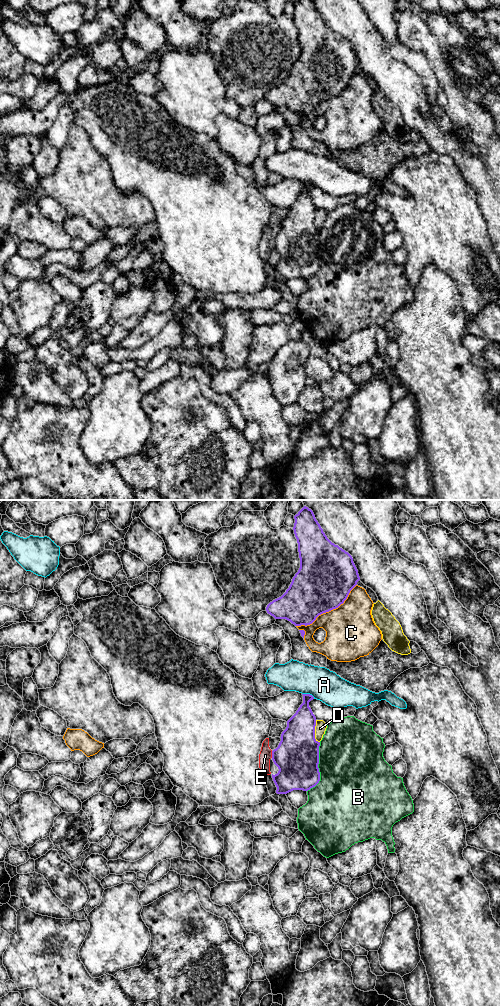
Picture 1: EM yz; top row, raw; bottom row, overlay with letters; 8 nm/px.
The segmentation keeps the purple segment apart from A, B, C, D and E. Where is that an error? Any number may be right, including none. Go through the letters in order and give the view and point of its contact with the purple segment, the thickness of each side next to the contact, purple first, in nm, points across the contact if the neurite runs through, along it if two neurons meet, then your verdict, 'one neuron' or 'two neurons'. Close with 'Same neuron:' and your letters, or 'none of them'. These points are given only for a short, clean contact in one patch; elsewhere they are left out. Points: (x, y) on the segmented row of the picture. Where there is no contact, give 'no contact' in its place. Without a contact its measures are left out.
A: contact yz (308, 694); calibres 220 and 260 nm; two neurons
B: contact yz (318, 768); calibres 360 and 500 nm; two neurons
C: contact yz (328, 611); calibres 460 and 400 nm; two neurons
D: contact yz (314, 731); calibres 360 and 90 nm; two neurons
E: contact yz (272, 754); calibres 360 and 100 nm; border yz (271, 751), (272, 757); two neurons
Same neuron: none of them

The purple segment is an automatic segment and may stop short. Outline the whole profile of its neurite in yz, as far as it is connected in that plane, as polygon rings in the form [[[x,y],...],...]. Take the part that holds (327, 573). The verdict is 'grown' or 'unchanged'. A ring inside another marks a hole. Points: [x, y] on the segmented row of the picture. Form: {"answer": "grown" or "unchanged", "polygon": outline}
{"answer": "unchanged", "polygon": [[[304,506],[294,519],[300,568],[286,592],[270,602],[266,611],[275,619],[286,619],[295,626],[307,626],[319,615],[343,604],[360,577],[352,556],[327,538],[311,509]]]}

